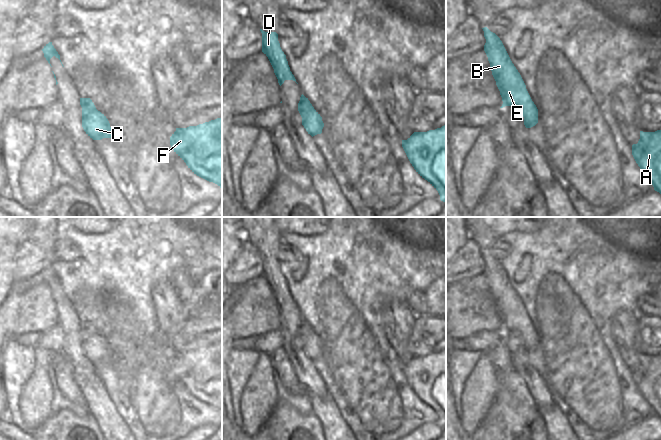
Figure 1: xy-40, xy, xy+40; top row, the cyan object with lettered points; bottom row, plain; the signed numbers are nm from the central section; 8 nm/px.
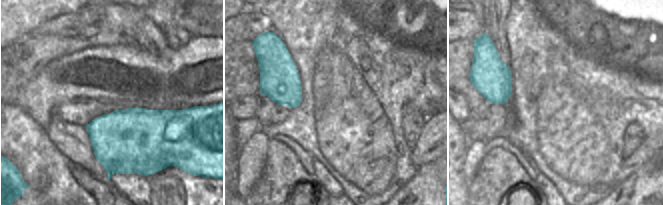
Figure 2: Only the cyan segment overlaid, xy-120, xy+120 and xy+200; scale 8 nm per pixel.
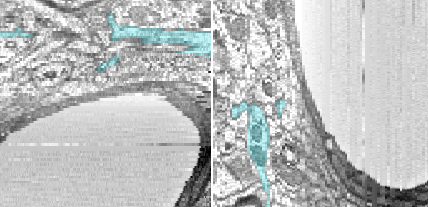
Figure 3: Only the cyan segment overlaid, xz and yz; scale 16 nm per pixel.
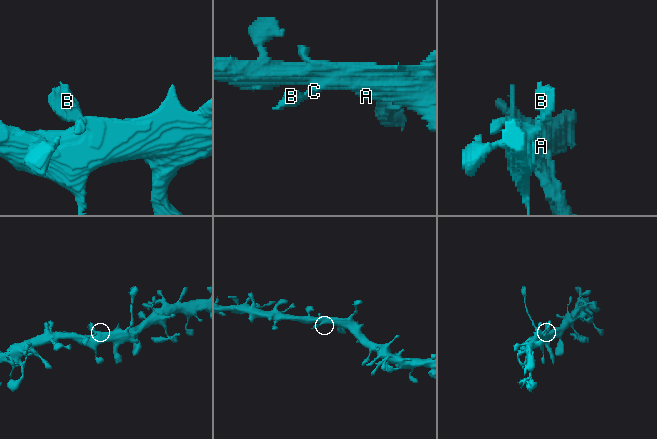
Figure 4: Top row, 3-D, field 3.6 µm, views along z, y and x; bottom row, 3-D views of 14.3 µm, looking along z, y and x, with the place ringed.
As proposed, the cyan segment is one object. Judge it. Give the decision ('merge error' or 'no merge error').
no merge error

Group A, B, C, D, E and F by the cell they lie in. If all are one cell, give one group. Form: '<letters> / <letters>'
A B C D E F

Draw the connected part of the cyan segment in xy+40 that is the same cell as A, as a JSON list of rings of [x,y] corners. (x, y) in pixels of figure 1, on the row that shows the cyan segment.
[[[661,130],[640,131],[638,143],[632,145],[632,155],[654,190],[661,194]]]

